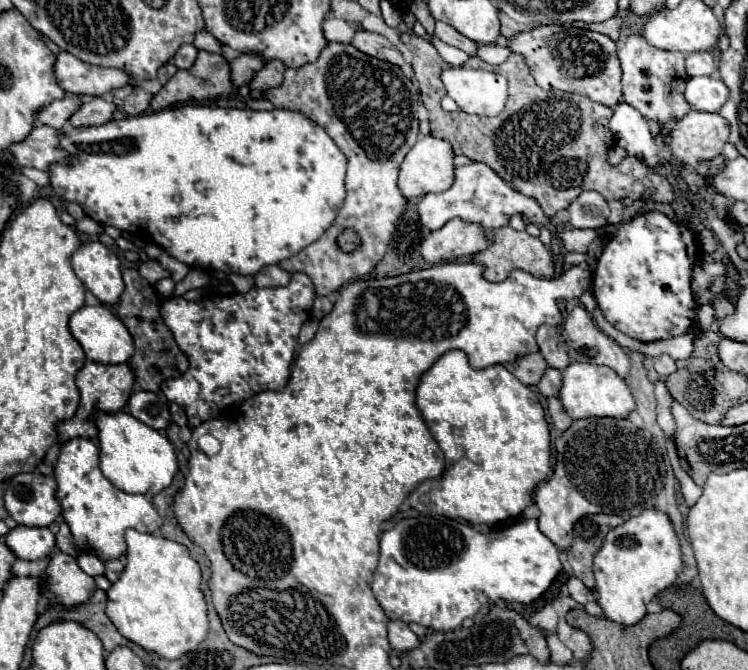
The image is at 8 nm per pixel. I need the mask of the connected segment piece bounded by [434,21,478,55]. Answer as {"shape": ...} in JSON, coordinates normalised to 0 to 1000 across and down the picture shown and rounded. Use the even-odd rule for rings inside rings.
{"shape":[[[583,31],[583,34],[580,34],[580,52],[583,52],[588,61],[594,61],[594,64],[618,73],[618,76],[626,79],[626,82],[634,82],[634,79],[636,79],[636,70],[639,70],[639,67],[636,67],[634,61],[628,61],[628,58],[620,55],[620,52],[615,52],[607,40],[602,40],[602,37],[591,34],[591,31]]]}

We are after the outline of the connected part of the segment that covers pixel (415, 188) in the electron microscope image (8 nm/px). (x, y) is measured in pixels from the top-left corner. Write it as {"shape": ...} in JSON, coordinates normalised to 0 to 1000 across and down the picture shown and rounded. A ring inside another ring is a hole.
{"shape":[[[567,201],[556,210],[556,216],[545,225],[535,246],[535,261],[532,261],[532,282],[543,297],[556,297],[567,294],[570,288],[583,288],[583,285],[596,285],[604,270],[607,270],[607,243],[604,243],[604,222],[599,210],[583,207],[578,201]]]}

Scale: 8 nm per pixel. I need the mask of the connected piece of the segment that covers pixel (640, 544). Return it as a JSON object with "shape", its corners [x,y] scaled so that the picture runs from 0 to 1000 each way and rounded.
{"shape":[[[864,760],[864,766],[816,790],[802,822],[794,828],[797,900],[805,906],[810,924],[834,936],[850,933],[861,924],[864,903],[877,891],[877,885],[901,870],[906,849],[912,849],[909,813],[893,769]]]}

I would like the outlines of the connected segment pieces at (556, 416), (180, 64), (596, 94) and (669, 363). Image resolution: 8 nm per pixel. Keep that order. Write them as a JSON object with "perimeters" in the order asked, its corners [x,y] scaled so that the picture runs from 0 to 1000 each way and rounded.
{"perimeters":[[[[735,593],[733,596],[733,616],[738,622],[738,631],[746,643],[757,643],[762,634],[765,634],[765,625],[757,619],[757,613],[751,610],[749,599],[743,593]]],[[[243,67],[233,82],[233,97],[238,103],[254,103],[262,91],[262,82],[265,82],[265,73],[259,67]]],[[[722,37],[711,46],[698,46],[682,55],[679,73],[701,85],[711,115],[730,136],[786,142],[791,151],[799,151],[813,160],[821,160],[832,145],[832,103],[824,85],[824,67],[810,52],[773,43],[765,37]]],[[[882,530],[882,533],[874,533],[874,551],[877,551],[880,560],[893,563],[896,557],[904,554],[904,542],[901,542],[901,536],[893,533],[893,530]]]]}

